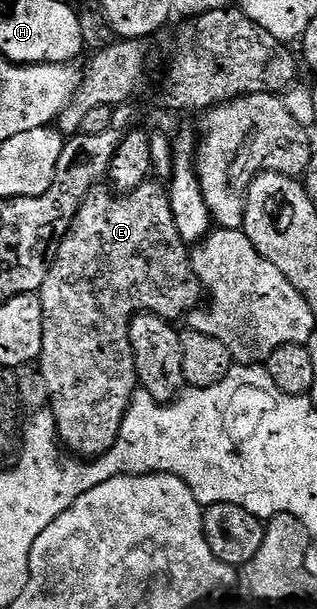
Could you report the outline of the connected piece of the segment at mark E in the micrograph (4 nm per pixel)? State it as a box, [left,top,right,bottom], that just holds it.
[37,183,205,419]

